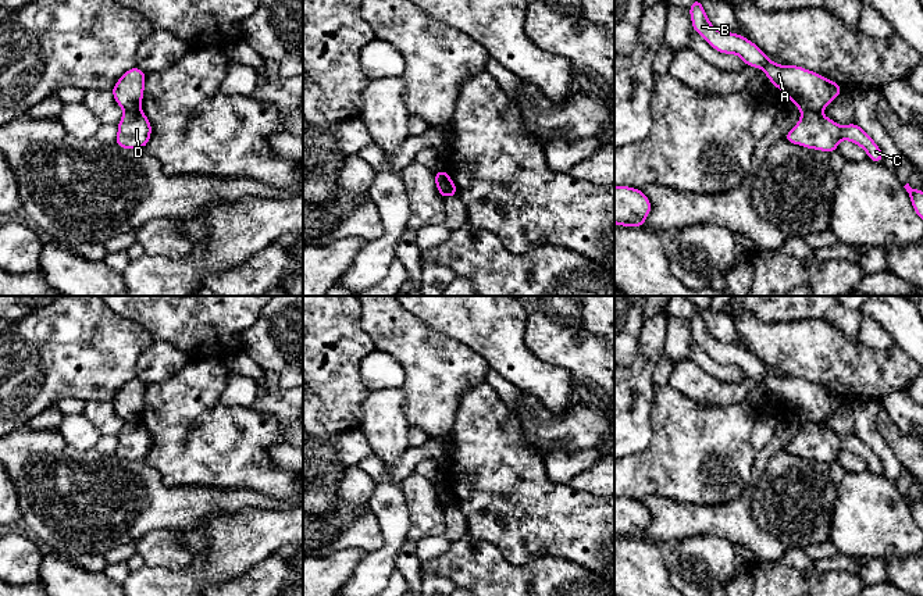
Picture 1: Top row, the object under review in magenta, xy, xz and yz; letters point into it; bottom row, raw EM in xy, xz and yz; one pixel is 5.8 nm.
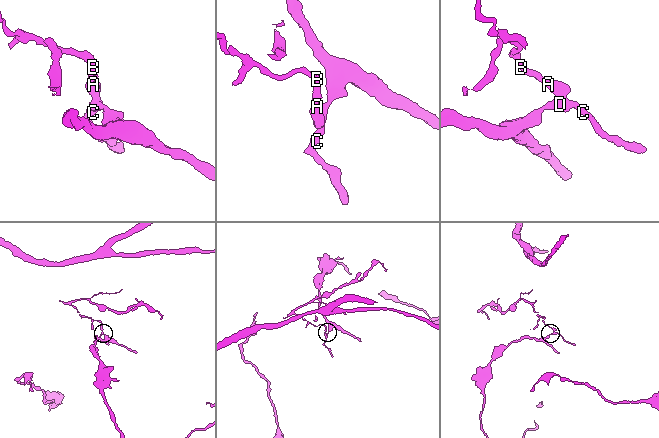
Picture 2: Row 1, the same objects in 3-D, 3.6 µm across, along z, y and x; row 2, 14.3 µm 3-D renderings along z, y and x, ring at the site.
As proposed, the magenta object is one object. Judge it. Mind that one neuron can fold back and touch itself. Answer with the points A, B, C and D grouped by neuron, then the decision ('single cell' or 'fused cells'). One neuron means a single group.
groups A B / C D; fused cells

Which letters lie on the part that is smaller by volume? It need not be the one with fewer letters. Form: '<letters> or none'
A, B

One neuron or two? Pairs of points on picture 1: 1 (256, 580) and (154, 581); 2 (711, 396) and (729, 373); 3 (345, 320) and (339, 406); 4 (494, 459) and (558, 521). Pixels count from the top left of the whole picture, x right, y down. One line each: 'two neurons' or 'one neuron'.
1: two neurons
2: two neurons
3: one neuron
4: one neuron

